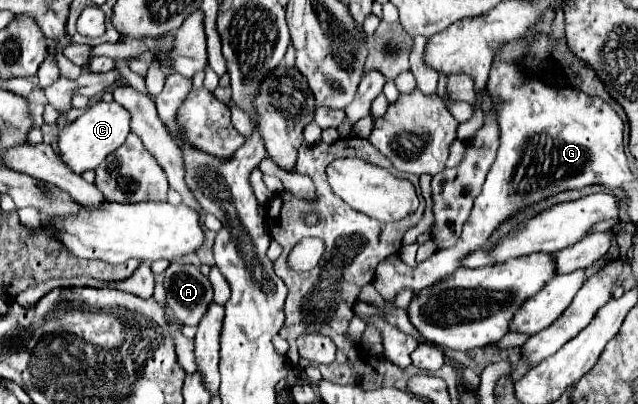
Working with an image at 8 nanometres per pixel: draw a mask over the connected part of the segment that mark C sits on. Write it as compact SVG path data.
M95 102L83 116L79 116L75 122L67 124L57 138L59 144L59 156L61 160L71 168L75 174L83 174L87 170L95 170L105 156L115 152L129 134L129 114L123 110L117 102Z

